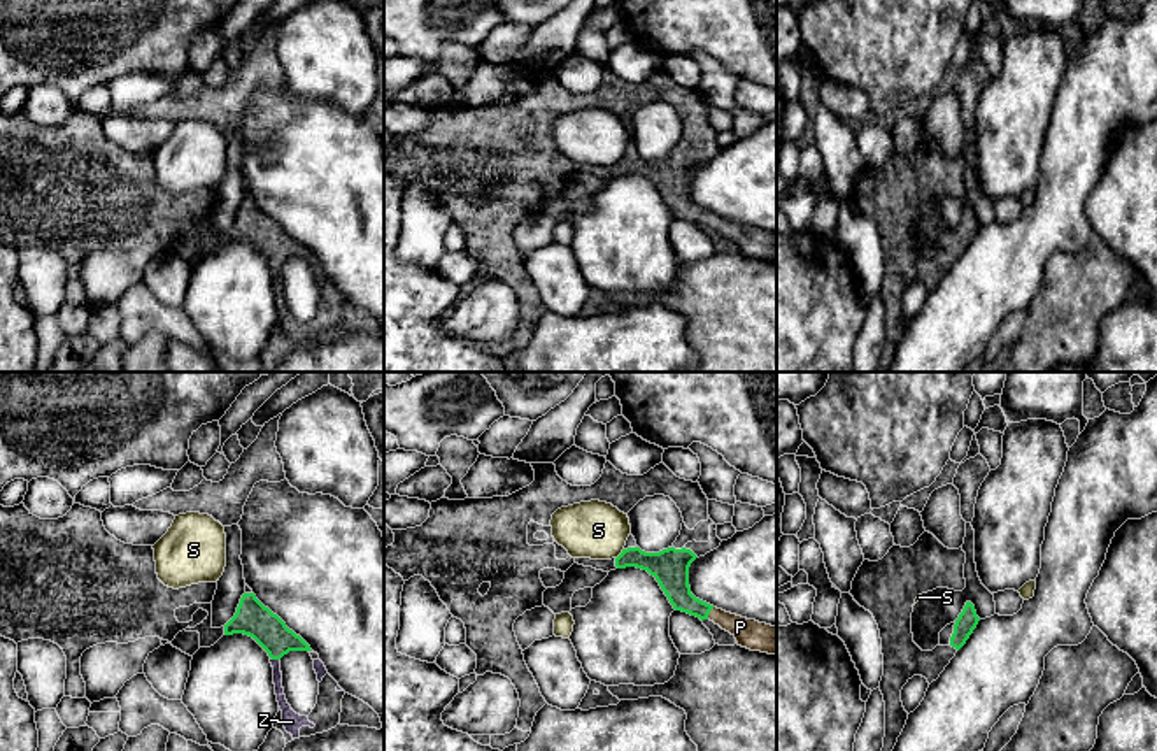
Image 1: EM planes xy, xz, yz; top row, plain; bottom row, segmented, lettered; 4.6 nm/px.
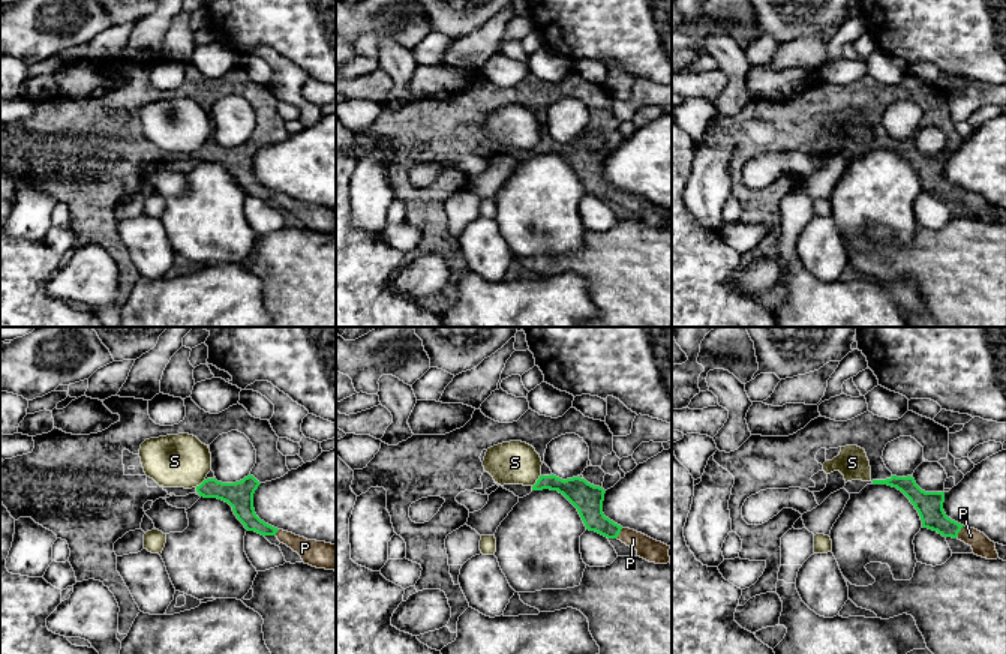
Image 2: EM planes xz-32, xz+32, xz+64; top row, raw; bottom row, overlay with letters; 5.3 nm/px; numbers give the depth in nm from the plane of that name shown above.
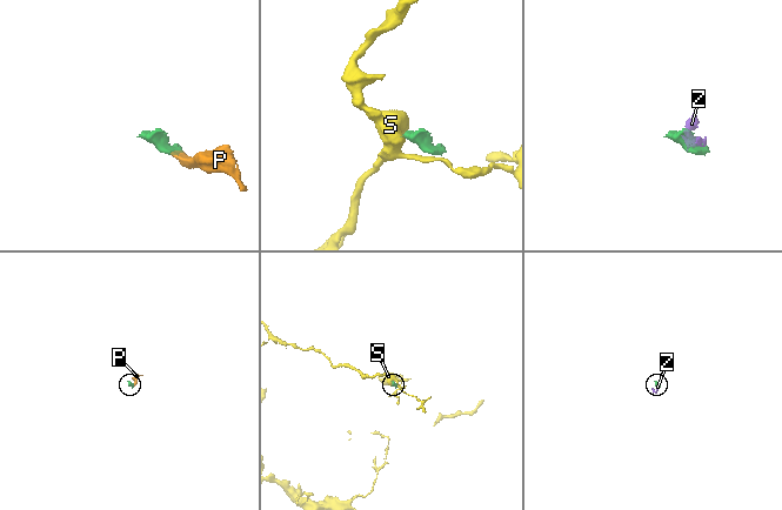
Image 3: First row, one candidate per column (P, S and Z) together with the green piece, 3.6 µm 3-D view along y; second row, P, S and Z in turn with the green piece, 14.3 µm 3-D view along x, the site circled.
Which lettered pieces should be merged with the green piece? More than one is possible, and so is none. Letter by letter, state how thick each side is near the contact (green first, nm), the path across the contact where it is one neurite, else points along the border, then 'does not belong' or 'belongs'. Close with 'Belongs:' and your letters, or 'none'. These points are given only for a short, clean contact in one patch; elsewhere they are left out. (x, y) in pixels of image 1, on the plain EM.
P: 160/140 nm | across xz (672, 179), (675, 193), (709, 220), (751, 241) | belongs
S: 170/260 nm | along xz (623, 155), (616, 165) | does not belong
Z: 160/50 nm | belongs
Belongs: P, Z

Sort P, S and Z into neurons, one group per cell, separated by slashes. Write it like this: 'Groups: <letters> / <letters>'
Groups: P Z / S

